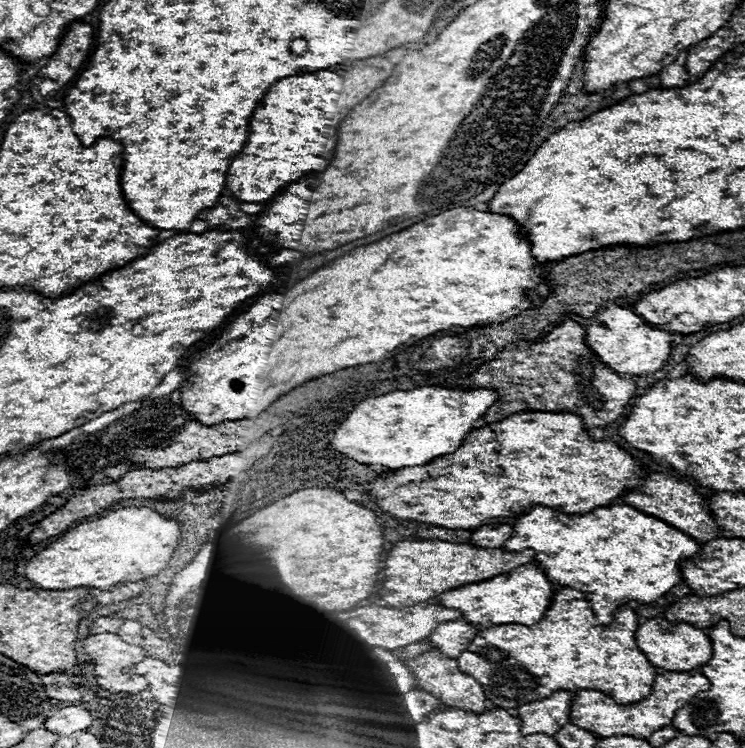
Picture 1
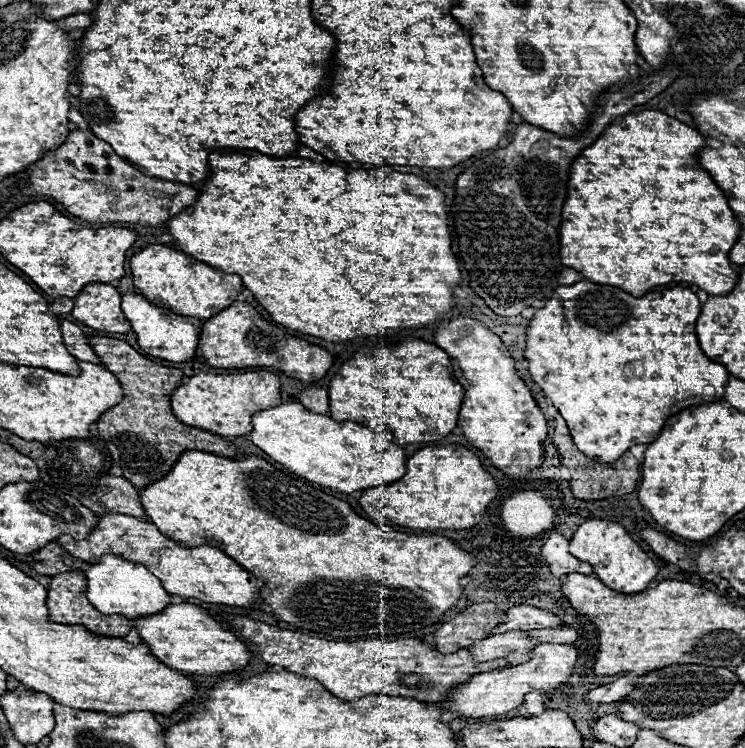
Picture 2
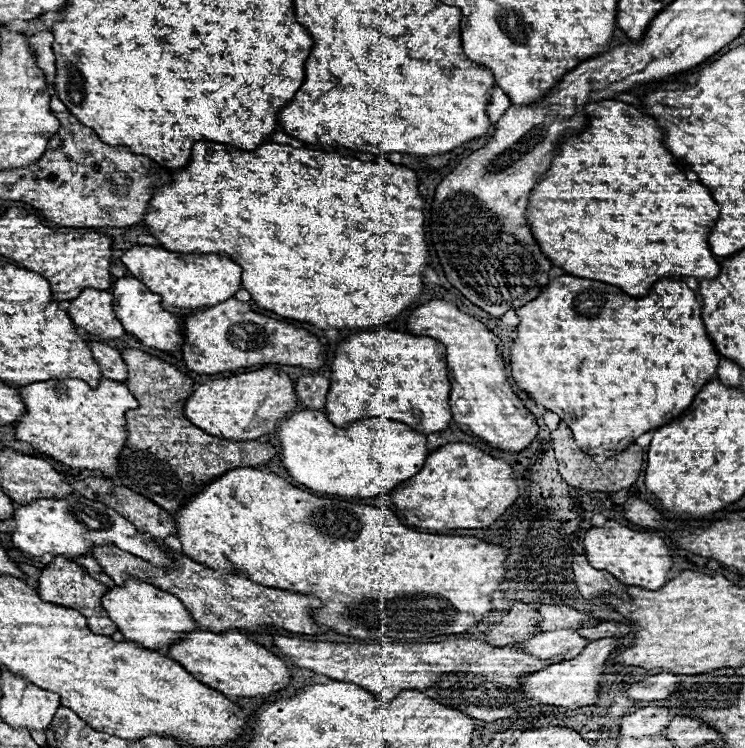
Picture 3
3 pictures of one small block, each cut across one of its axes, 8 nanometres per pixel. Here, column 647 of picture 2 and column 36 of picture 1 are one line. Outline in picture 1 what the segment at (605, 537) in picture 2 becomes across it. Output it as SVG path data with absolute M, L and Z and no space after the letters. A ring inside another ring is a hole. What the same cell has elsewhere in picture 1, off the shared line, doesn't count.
M134 506L122 508L94 522L78 524L76 528L58 536L42 552L38 552L36 556L28 560L16 560L14 572L18 576L24 576L38 590L68 590L68 588L80 588L80 586L112 590L126 582L138 582L148 576L156 576L162 568L166 568L168 560L172 558L178 546L178 538L180 538L178 520L168 520L150 508L134 508Z

